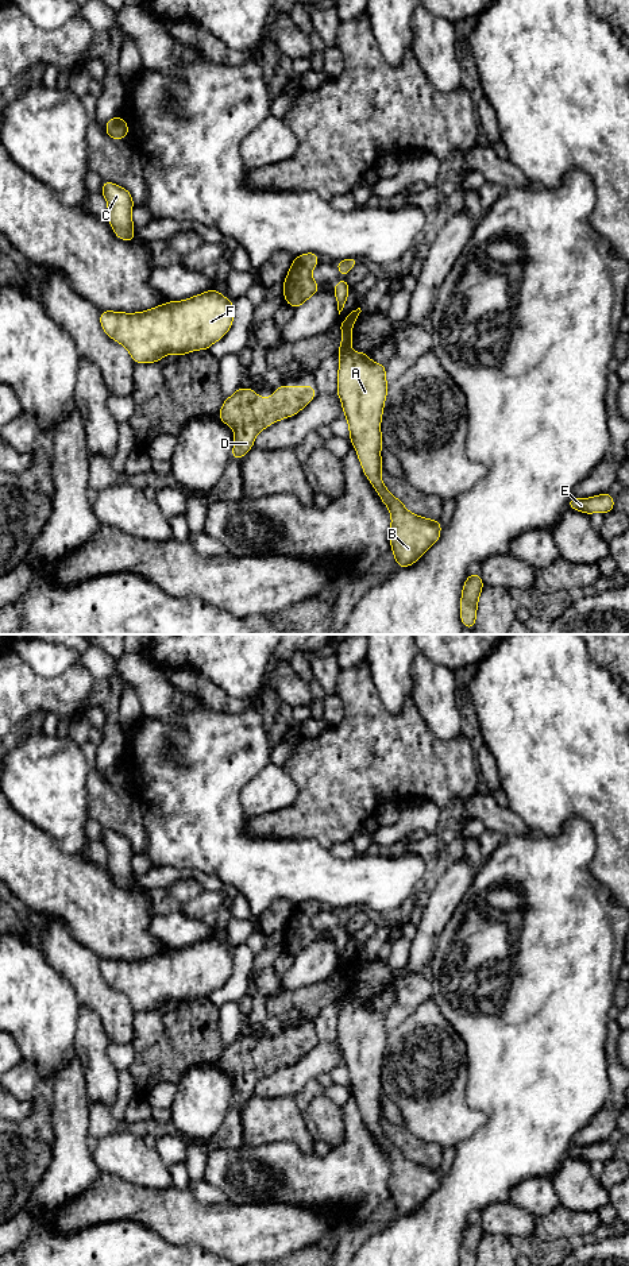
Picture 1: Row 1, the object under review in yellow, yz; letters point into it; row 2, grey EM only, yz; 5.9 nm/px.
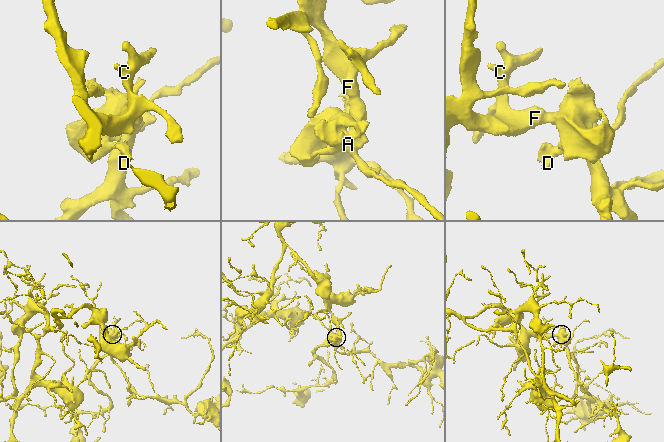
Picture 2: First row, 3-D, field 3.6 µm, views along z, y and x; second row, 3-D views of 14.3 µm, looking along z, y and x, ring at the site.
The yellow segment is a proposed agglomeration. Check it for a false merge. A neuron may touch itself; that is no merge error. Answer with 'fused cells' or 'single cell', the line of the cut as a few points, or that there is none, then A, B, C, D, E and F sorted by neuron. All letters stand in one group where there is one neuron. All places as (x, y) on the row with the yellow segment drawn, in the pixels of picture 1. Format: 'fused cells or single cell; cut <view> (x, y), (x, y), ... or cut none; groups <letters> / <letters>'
fused cells; cut yz (343, 329), (350, 331); groups A B C E F / D

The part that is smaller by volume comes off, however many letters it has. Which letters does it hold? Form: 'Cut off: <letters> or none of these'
Cut off: D

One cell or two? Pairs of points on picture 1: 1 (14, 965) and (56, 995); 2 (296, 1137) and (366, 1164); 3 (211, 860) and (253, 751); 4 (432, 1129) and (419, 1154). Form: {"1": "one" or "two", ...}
{"1": "one", "2": "two", "3": "one", "4": "two"}

